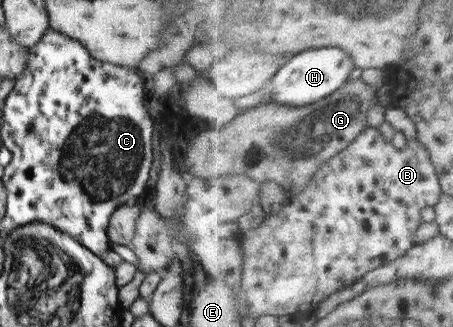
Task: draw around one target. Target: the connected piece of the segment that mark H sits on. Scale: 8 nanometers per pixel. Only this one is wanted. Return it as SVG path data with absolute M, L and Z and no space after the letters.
M340 47L314 48L287 61L272 77L272 101L279 105L310 105L338 92L355 68L354 59Z

